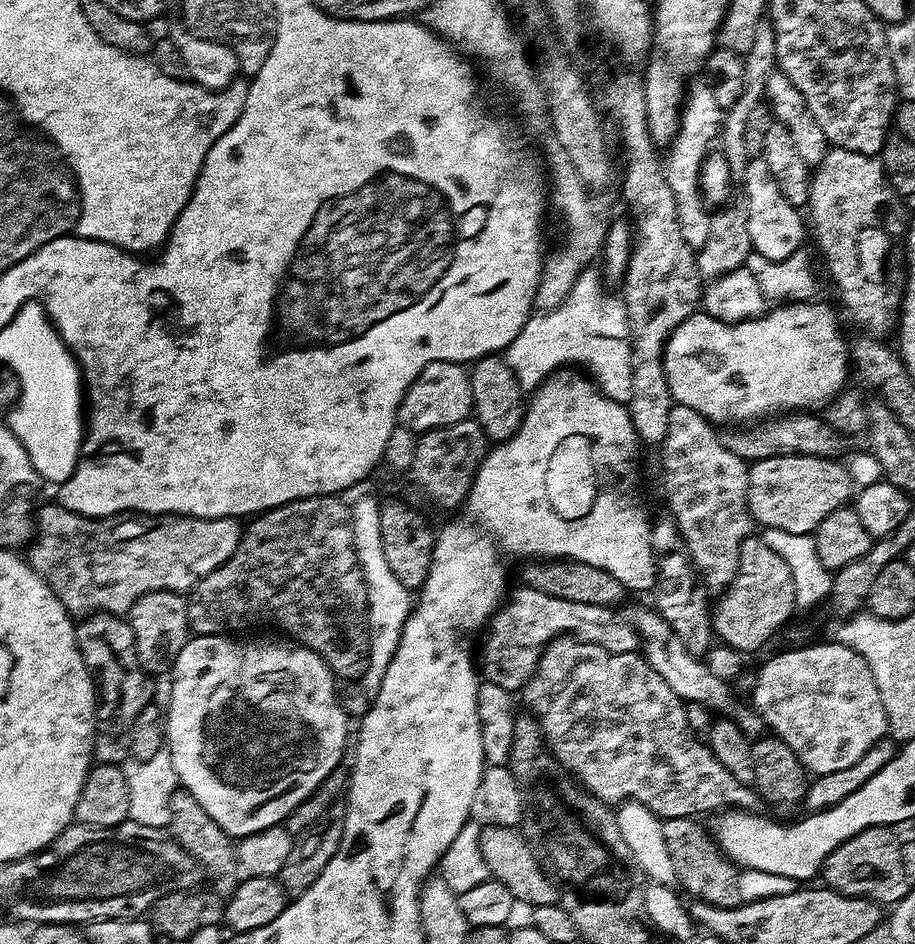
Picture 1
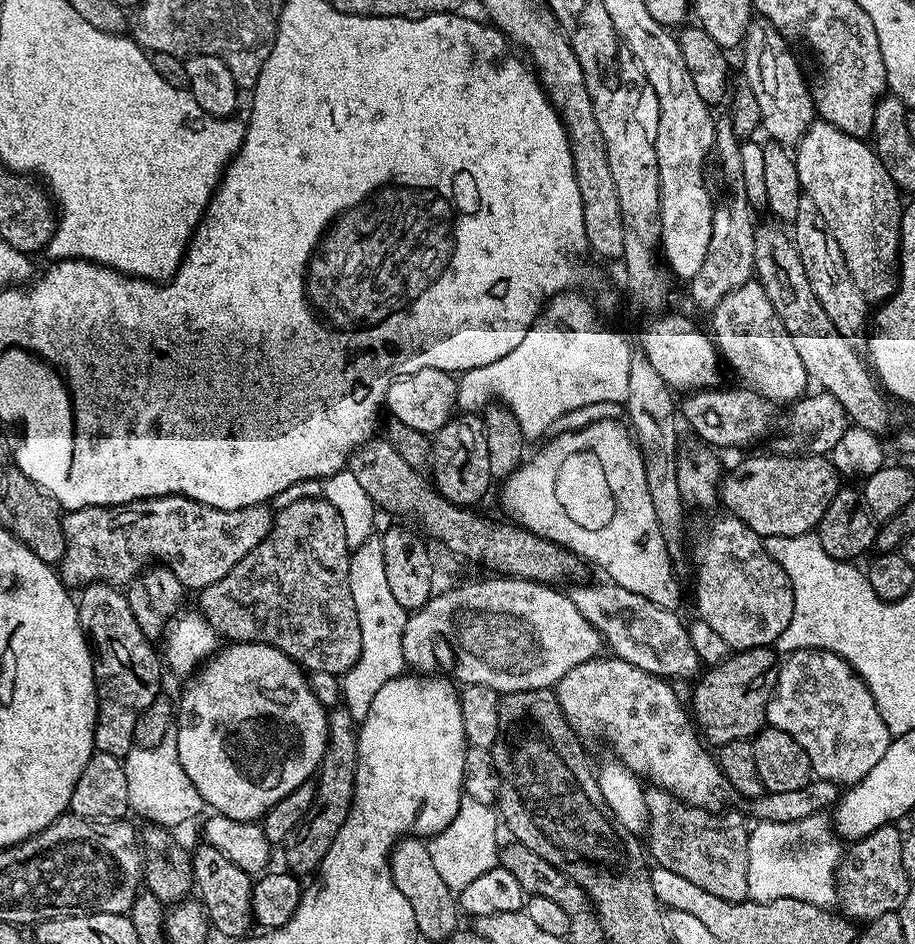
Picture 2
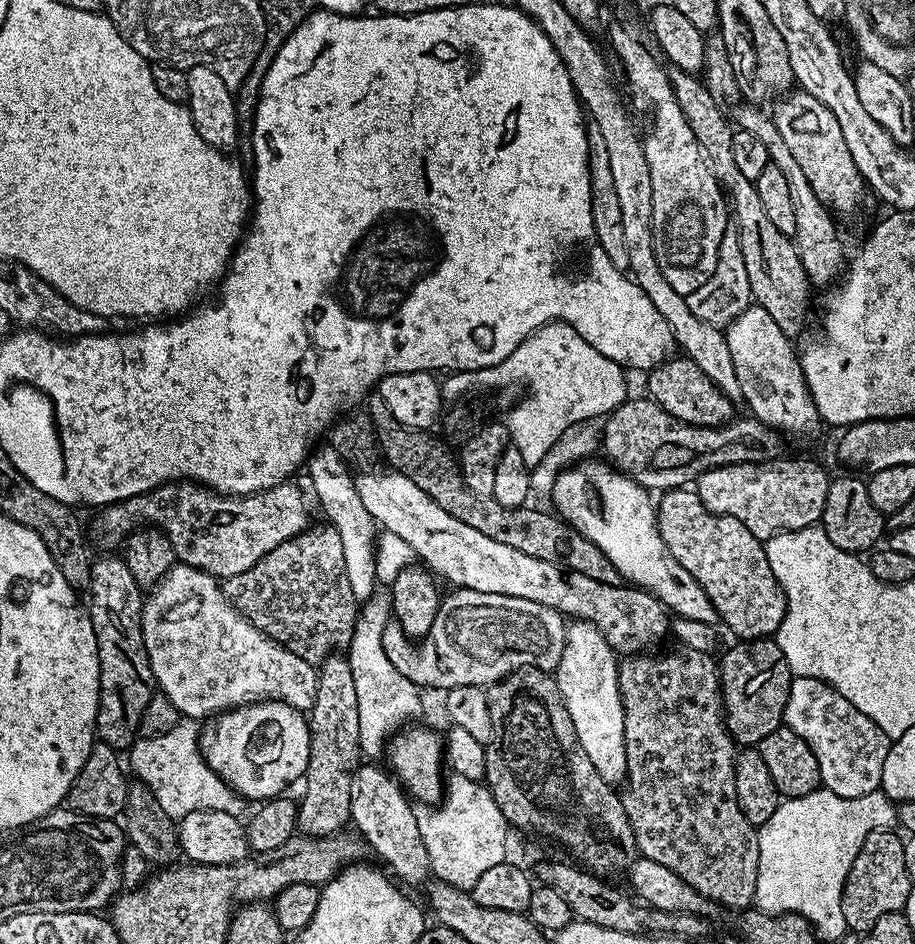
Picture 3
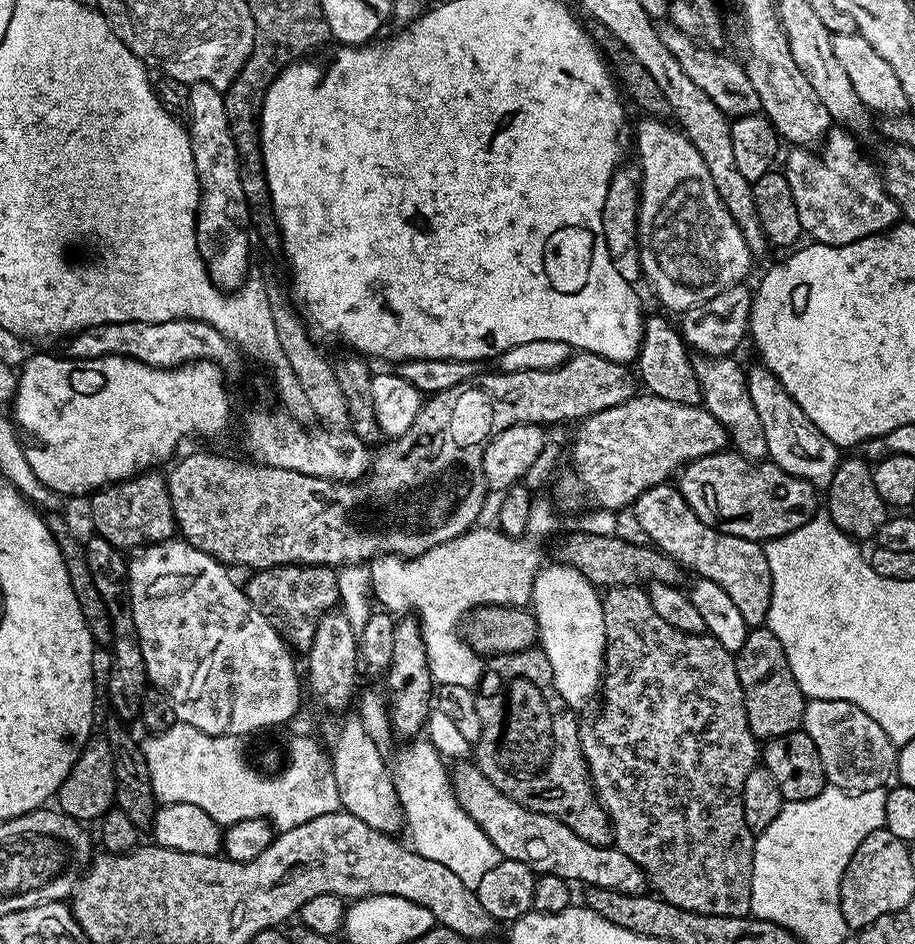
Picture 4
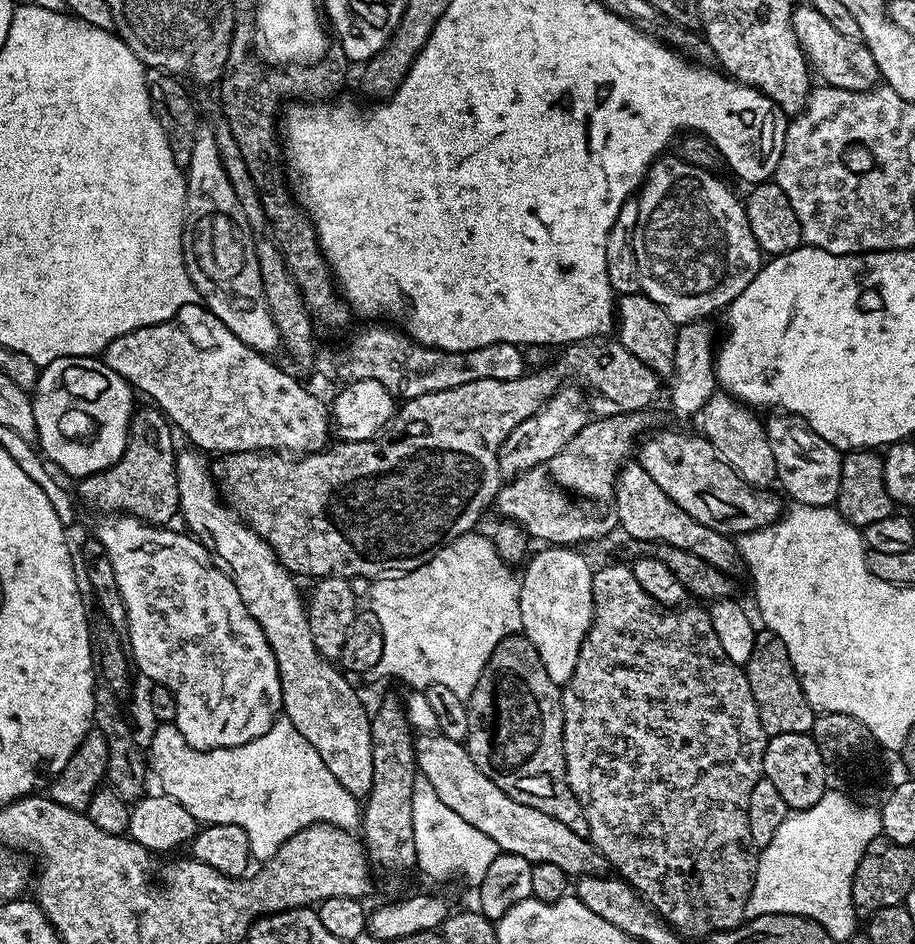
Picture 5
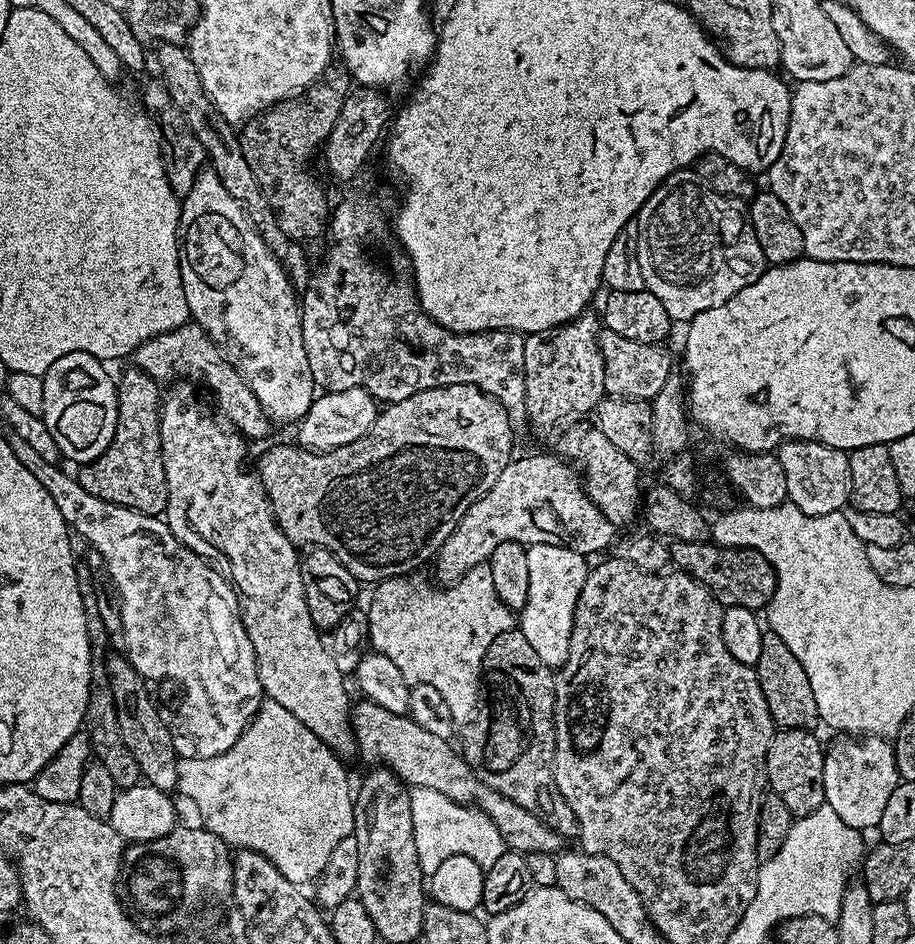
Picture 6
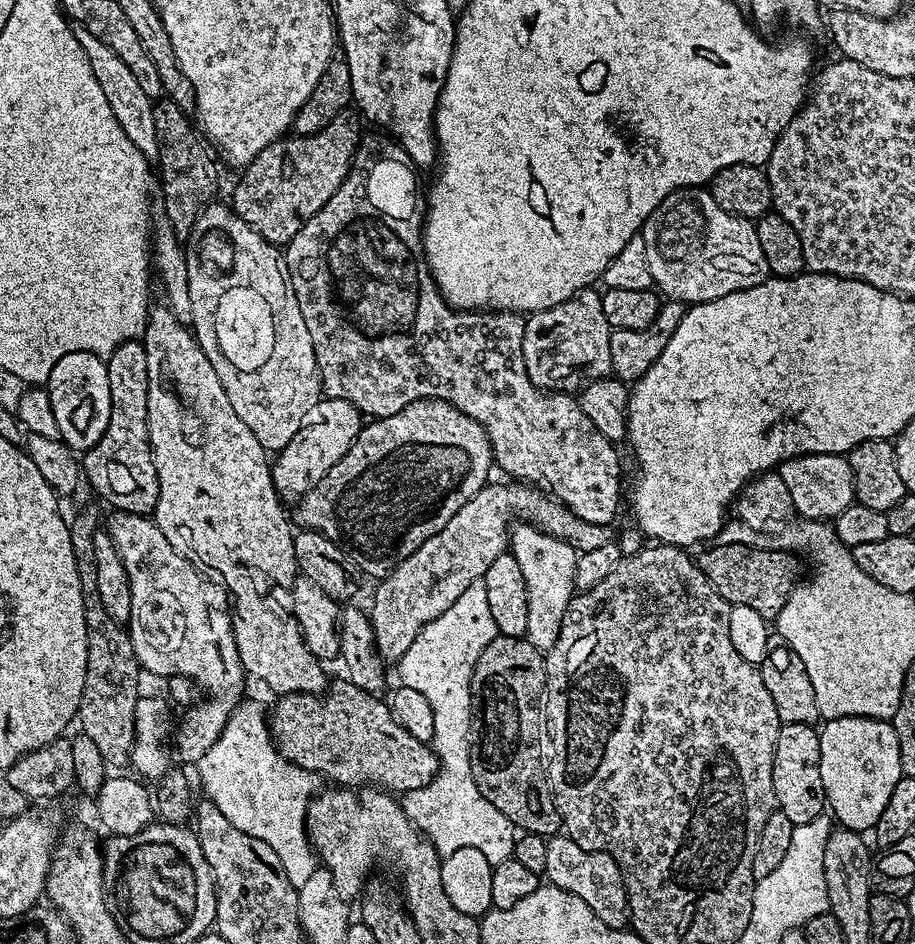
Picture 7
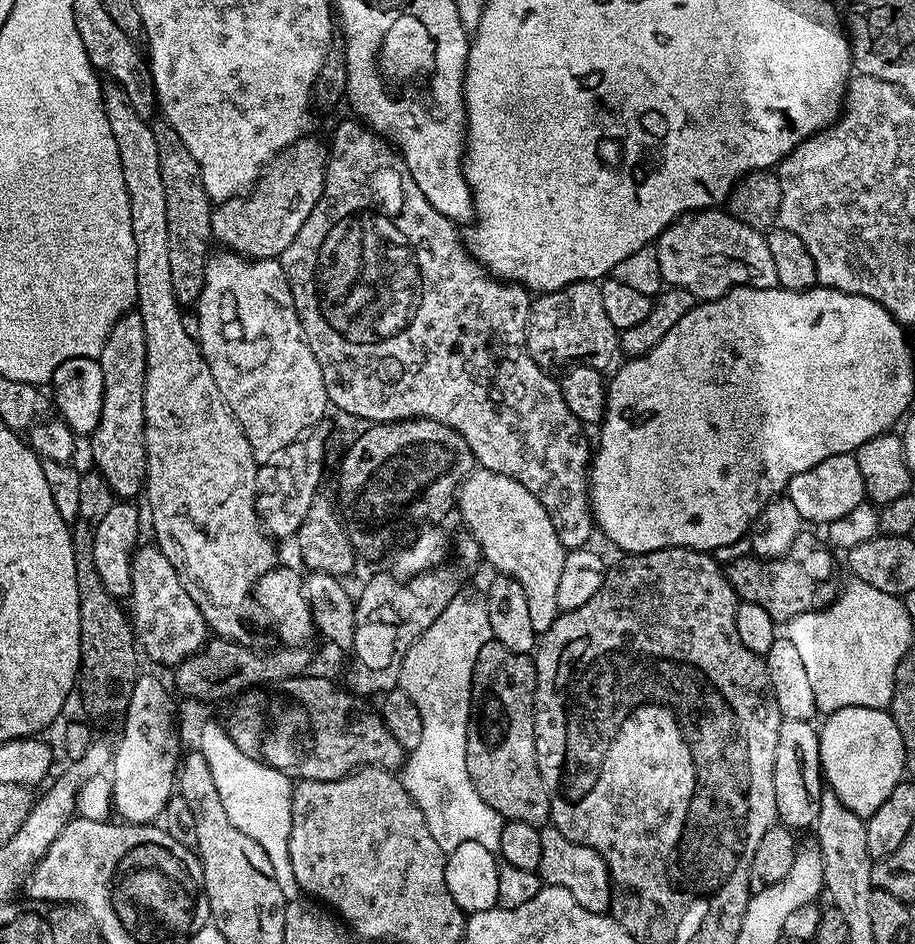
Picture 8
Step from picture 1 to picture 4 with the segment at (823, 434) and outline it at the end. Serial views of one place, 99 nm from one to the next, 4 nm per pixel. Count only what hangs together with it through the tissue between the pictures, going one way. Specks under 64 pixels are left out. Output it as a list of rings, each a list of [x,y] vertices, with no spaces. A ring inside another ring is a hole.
[[[649,315],[644,321],[644,337],[640,342],[640,352],[634,361],[635,371],[638,373],[638,380],[644,384],[649,393],[658,398],[666,398],[666,402],[678,402],[679,404],[700,404],[700,383],[696,380],[696,371],[692,365],[693,357],[684,343],[679,331],[662,316]]]

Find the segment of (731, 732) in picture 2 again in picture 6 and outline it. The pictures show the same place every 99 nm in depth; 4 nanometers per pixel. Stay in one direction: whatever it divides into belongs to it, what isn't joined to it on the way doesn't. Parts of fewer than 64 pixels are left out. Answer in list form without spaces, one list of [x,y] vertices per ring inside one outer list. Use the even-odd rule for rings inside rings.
[[[770,630],[765,631],[762,638],[762,654],[758,654],[758,662],[754,665],[756,677],[762,686],[762,694],[766,698],[766,706],[770,706],[770,718],[777,729],[807,728],[815,729],[821,723],[818,714],[818,702],[814,702],[814,690],[810,690],[810,678],[806,678],[806,670],[802,670],[802,662],[794,658],[790,646],[778,638]]]

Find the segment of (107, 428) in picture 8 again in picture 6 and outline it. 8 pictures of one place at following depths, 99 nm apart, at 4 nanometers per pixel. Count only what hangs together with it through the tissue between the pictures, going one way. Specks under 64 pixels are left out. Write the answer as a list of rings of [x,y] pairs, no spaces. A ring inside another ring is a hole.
[[[129,366],[116,385],[116,433],[98,458],[83,465],[75,473],[82,490],[94,494],[94,498],[110,500],[124,508],[132,508],[147,516],[160,516],[166,510],[168,483],[162,462],[162,446],[159,440],[162,405],[161,385],[150,374],[135,366]]]

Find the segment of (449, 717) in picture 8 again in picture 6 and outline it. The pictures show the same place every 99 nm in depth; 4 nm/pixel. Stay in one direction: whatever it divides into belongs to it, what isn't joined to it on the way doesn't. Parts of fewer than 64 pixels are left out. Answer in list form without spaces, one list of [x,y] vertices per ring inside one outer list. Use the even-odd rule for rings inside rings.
[[[488,564],[472,567],[462,579],[441,587],[442,590],[430,588],[414,574],[381,580],[373,588],[375,590],[366,619],[366,634],[369,645],[372,644],[371,649],[390,658],[409,687],[434,686],[442,694],[446,706],[450,707],[451,716],[458,722],[470,718],[479,700],[486,650],[495,638],[516,626],[515,613],[502,603],[494,590]],[[412,788],[410,810],[414,814],[414,846],[418,846],[418,862],[422,866],[425,877],[431,878],[454,854],[462,854],[466,858],[474,858],[478,866],[488,869],[502,858],[506,845],[498,826],[490,822],[490,818],[471,806],[456,804],[446,794],[438,794],[438,790],[429,788]]]

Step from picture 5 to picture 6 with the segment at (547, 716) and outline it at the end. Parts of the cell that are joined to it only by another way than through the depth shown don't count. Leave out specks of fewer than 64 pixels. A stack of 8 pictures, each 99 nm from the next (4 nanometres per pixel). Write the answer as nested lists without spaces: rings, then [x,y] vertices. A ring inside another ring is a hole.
[[[519,627],[502,633],[490,648],[486,650],[482,675],[482,687],[479,692],[479,700],[476,711],[467,721],[468,729],[464,732],[464,748],[462,755],[464,761],[476,773],[488,788],[493,788],[498,794],[510,798],[518,806],[530,810],[546,826],[550,826],[562,838],[579,837],[580,827],[578,818],[562,798],[562,790],[556,785],[556,775],[552,773],[552,759],[556,753],[556,678],[553,669],[538,658],[534,646],[526,638],[526,634],[520,632]]]

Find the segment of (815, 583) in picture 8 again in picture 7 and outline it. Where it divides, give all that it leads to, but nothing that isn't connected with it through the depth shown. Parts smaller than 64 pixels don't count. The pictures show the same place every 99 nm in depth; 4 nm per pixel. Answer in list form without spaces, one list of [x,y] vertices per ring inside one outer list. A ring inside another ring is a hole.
[[[715,544],[698,556],[700,569],[706,578],[710,578],[714,590],[718,590],[728,604],[750,606],[750,610],[758,610],[764,620],[775,621],[782,606],[786,606],[786,598],[801,579],[801,557],[775,546],[755,548],[752,544]]]

